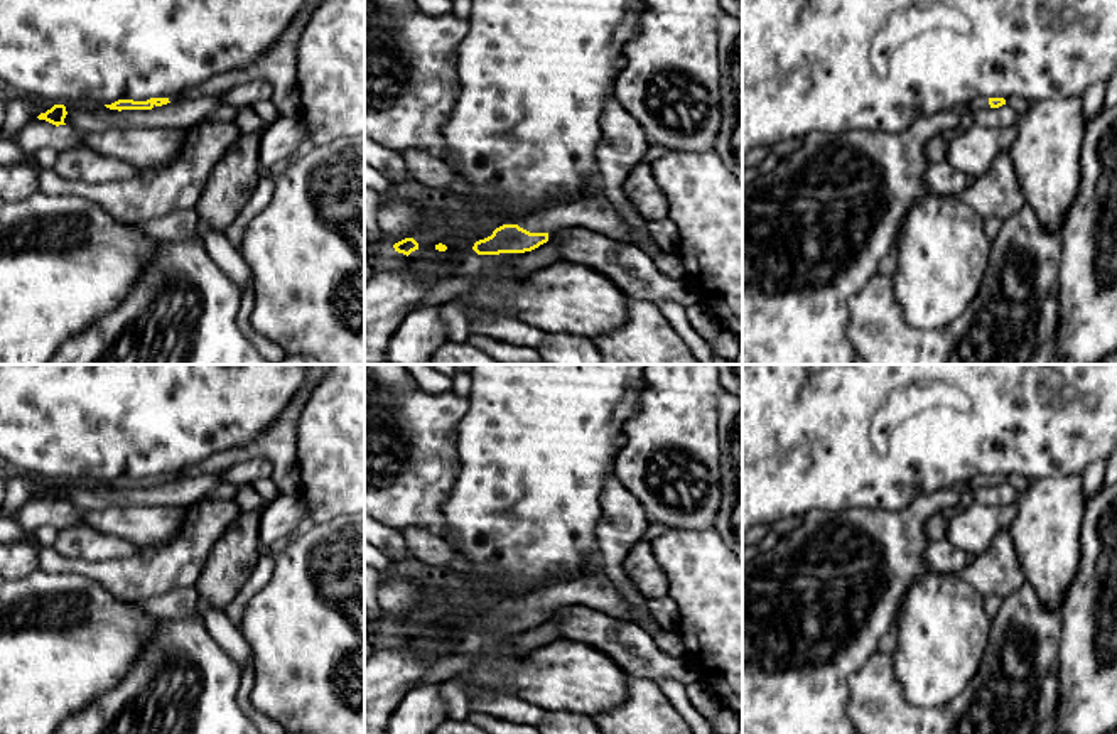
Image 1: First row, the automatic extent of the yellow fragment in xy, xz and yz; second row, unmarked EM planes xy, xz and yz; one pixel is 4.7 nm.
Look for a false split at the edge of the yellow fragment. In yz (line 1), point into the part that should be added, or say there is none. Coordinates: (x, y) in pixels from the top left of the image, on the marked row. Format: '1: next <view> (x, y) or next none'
1: next yz (979, 103)

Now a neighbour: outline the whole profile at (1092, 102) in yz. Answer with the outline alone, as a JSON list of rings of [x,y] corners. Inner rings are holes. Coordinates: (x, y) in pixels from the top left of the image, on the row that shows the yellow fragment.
[[[1095,83],[1082,96],[1082,115],[1087,123],[1104,110],[1105,93],[1107,83]]]

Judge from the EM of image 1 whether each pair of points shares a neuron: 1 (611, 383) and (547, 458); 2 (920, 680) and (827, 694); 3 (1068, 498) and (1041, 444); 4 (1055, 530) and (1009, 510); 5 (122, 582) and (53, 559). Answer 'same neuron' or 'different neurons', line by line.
1: same neuron
2: different neurons
3: different neurons
4: different neurons
5: same neuron

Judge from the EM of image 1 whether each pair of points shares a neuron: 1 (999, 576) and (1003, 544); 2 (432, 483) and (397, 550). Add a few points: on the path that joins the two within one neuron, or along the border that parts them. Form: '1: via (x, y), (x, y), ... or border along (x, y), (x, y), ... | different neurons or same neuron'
1: via (999, 567), (1003, 552) | same neuron
2: border along (382, 522), (399, 530) | different neurons

